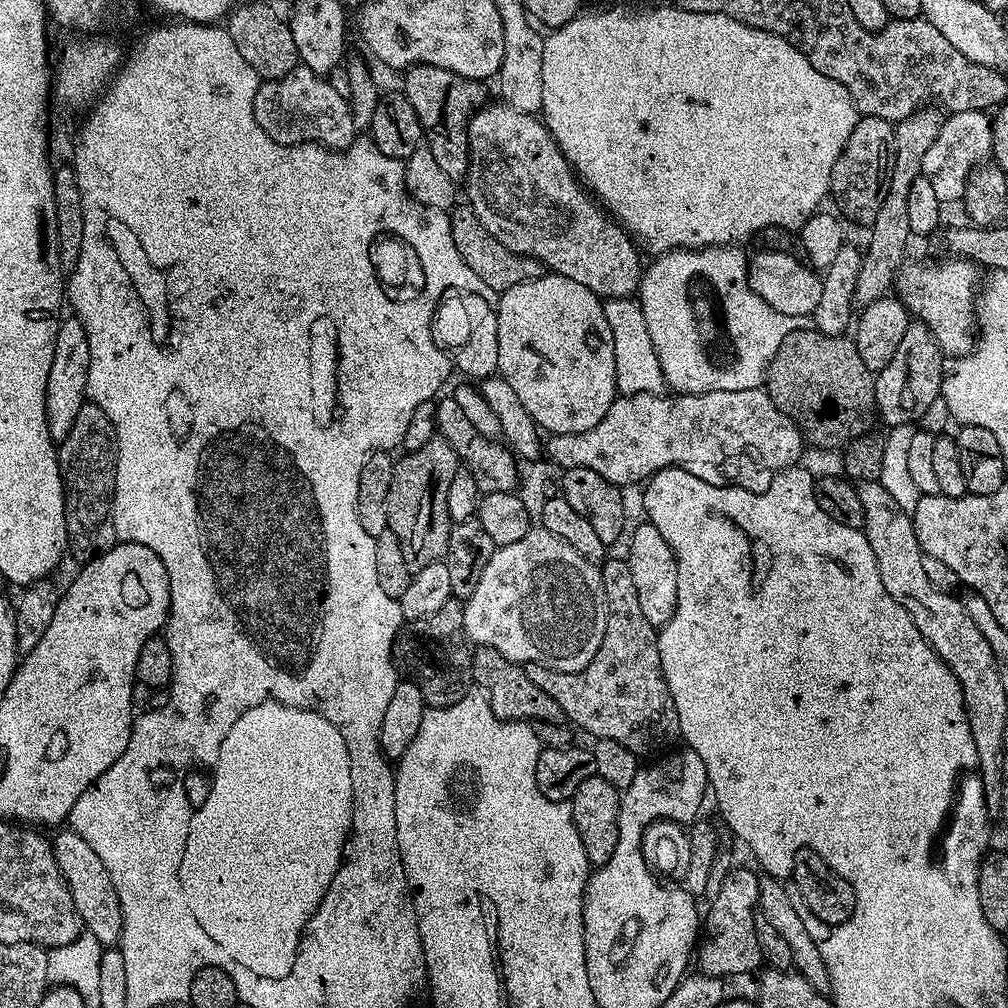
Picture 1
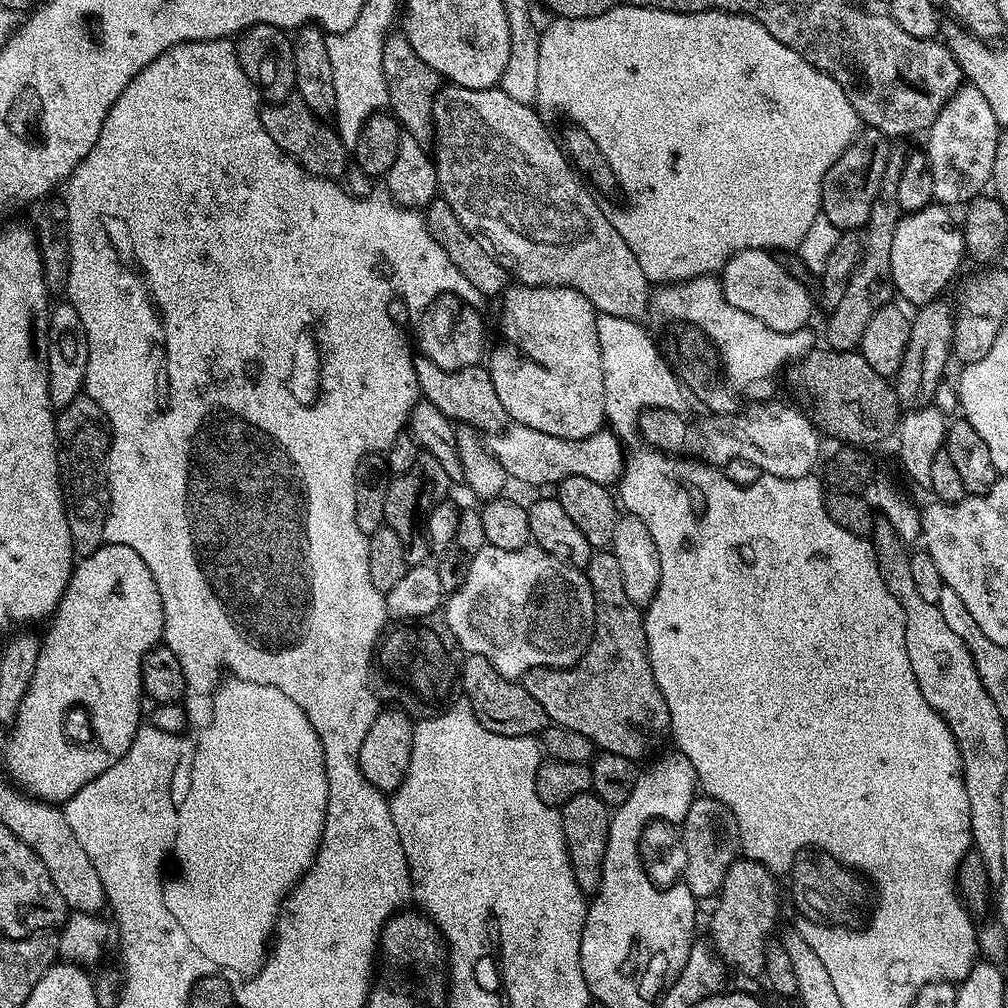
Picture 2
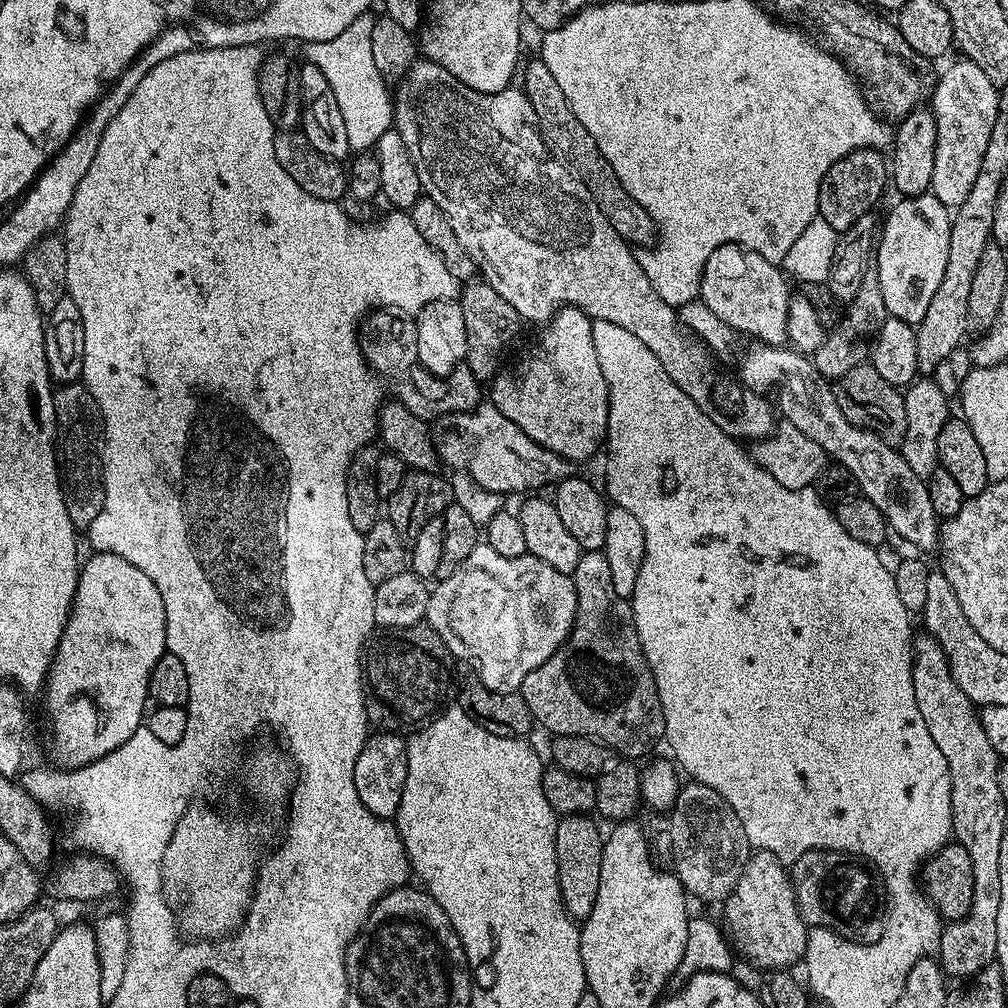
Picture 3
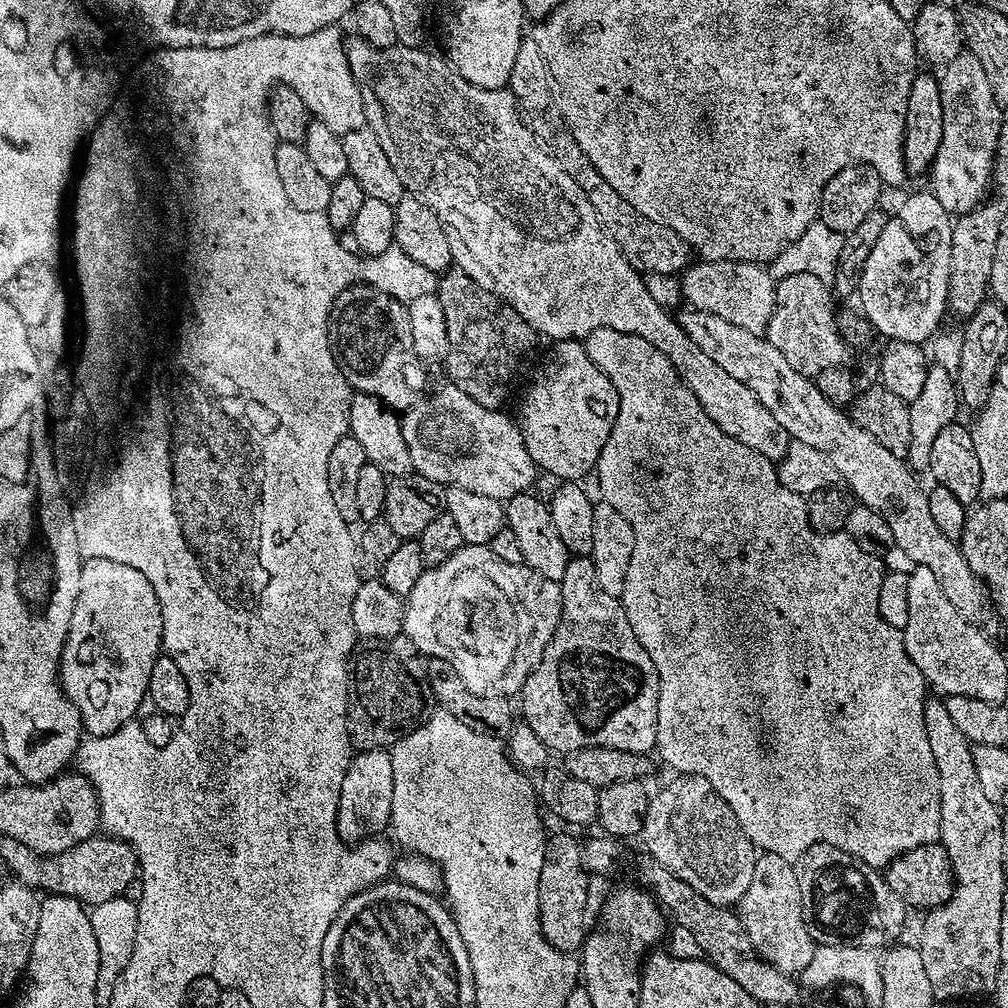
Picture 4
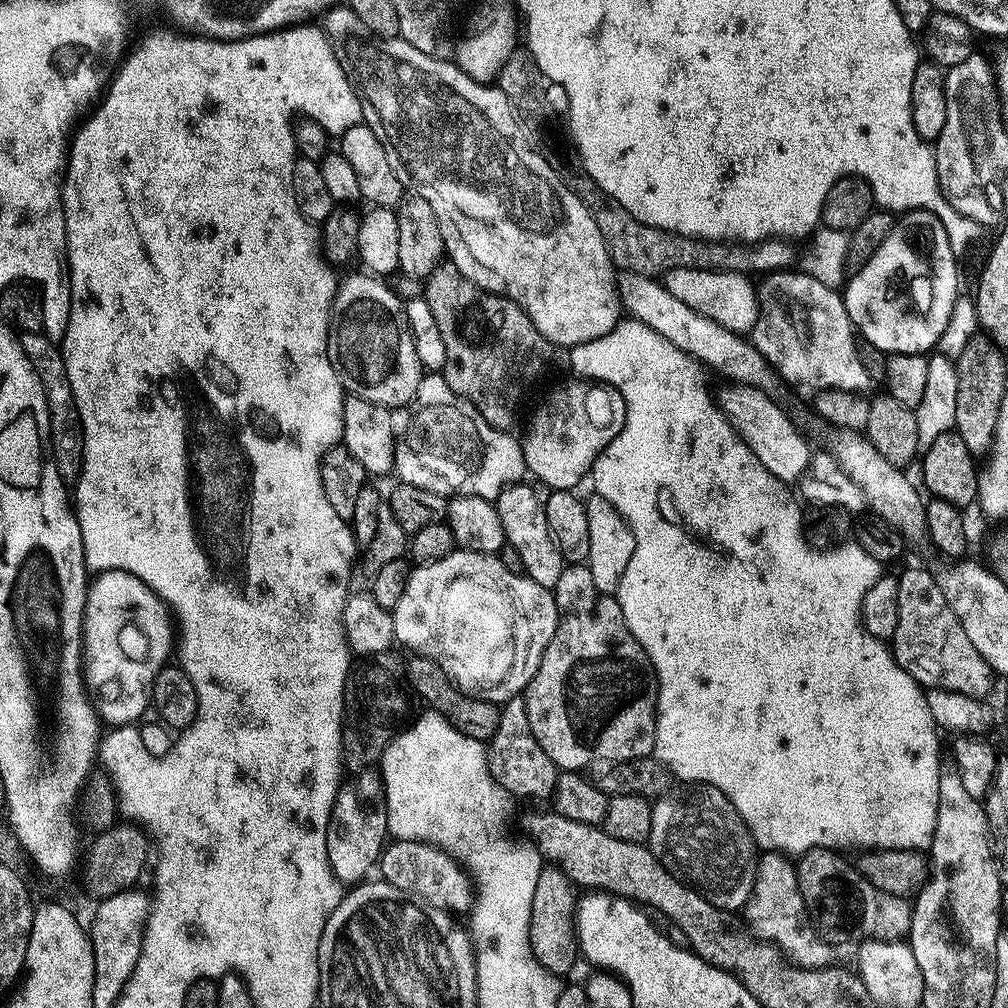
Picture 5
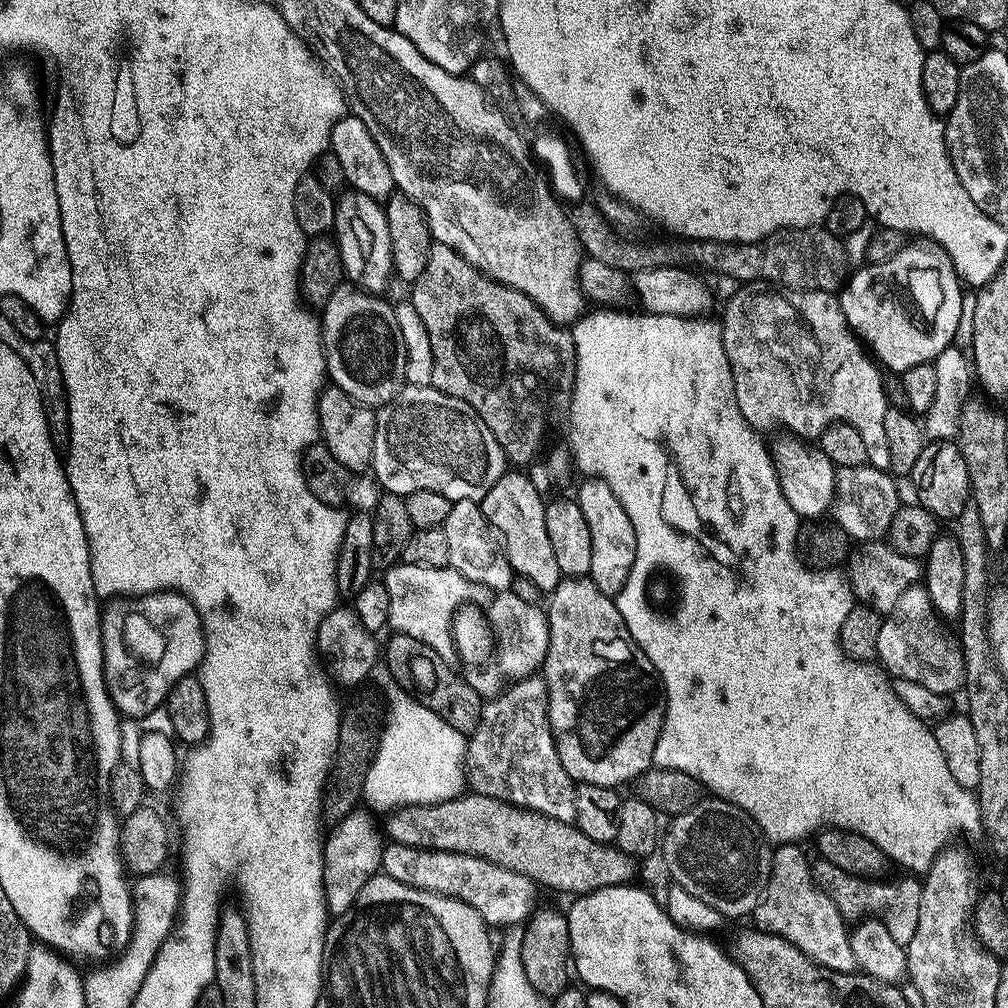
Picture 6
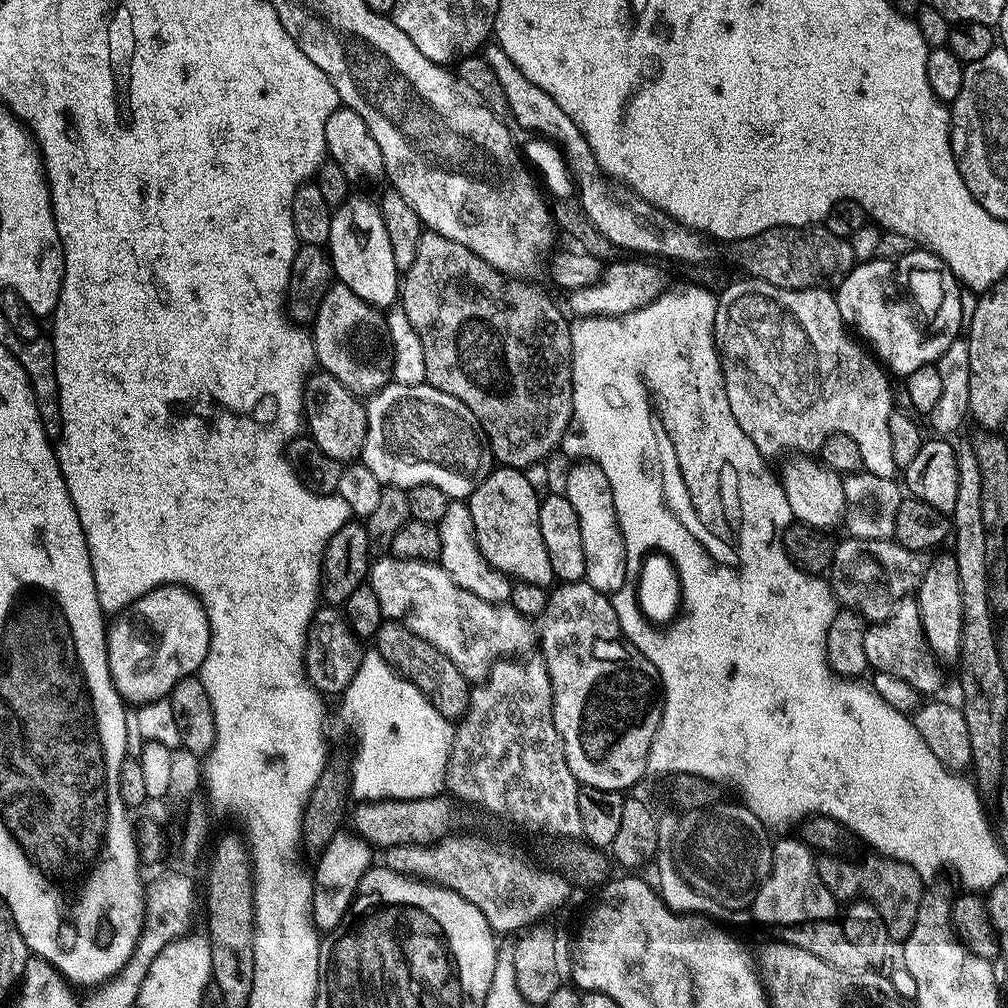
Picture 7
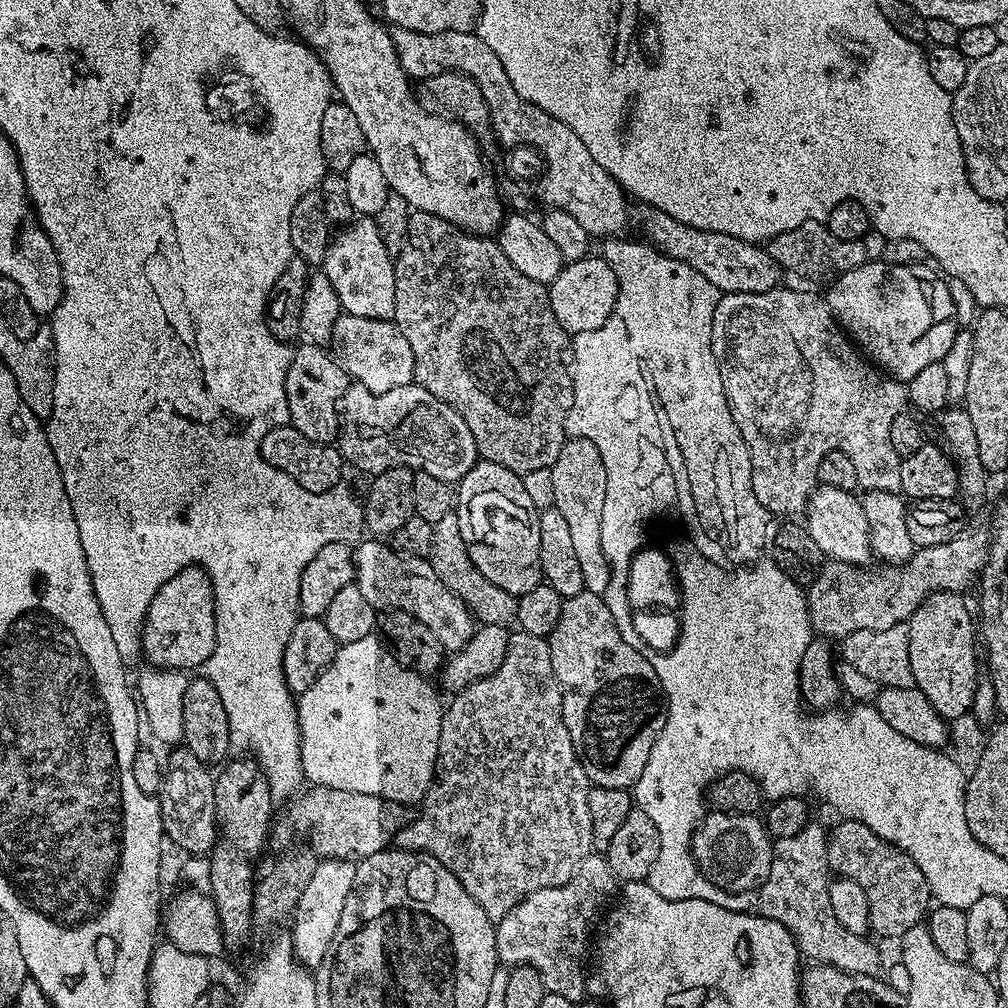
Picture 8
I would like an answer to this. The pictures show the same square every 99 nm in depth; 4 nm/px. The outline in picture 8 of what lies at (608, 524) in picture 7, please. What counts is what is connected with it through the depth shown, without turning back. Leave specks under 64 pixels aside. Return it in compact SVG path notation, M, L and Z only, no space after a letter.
M568 438L551 469L554 478L554 507L560 511L562 518L566 518L572 545L582 570L582 582L587 591L603 596L606 586L610 584L610 562L602 544L602 506L606 502L606 466L602 466L602 454L598 454L598 446L594 446L594 442L583 438Z

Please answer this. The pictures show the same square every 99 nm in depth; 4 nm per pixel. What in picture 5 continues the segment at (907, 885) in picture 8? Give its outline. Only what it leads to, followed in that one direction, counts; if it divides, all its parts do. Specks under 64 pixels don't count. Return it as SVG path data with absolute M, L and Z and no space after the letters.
M811 848L795 861L802 898L808 904L809 913L814 917L820 935L836 946L846 943L847 940L859 942L869 938L903 941L912 925L912 904L905 897L878 890L873 884L866 882L866 878L862 878L862 874L849 861L847 864L840 856L843 855L831 848Z

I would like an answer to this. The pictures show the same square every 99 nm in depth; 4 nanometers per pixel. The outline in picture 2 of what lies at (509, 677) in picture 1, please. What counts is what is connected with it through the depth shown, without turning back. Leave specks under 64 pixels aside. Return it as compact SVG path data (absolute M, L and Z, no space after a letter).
M465 655L460 670L462 692L465 692L466 703L474 710L478 722L486 726L494 734L507 736L534 736L548 727L550 721L546 710L542 710L540 703L525 690L523 683L508 680L486 658Z

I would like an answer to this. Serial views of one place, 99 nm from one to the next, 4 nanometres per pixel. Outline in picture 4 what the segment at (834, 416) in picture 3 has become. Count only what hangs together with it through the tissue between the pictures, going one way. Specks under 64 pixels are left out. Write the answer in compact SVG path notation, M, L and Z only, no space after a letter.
M691 306L685 307L685 309L684 313L679 313L678 319L682 330L686 330L686 334L690 334L690 339L713 362L718 362L718 366L722 366L722 370L726 370L726 374L730 374L730 378L738 378L738 382L742 382L742 386L746 386L755 394L762 402L762 406L766 406L766 410L770 410L770 414L774 414L774 418L778 418L780 425L787 430L789 437L795 443L814 446L814 450L822 450L822 454L826 454L826 458L830 458L830 462L834 462L834 470L838 470L841 481L853 497L859 503L878 510L878 514L882 514L882 518L886 518L891 532L894 533L894 545L898 552L900 548L901 554L906 559L912 560L911 563L915 566L927 566L933 572L938 586L942 586L942 590L945 591L946 598L950 598L950 602L954 602L956 609L964 616L976 618L976 615L983 610L984 603L986 605L989 603L989 593L974 574L974 570L970 570L959 543L953 537L942 534L942 530L938 530L938 526L930 514L928 493L923 487L920 489L919 482L912 477L915 476L913 469L909 468L901 457L890 454L890 450L886 450L886 446L882 446L882 442L874 439L866 429L858 426L841 405L827 400L822 394L822 390L818 390L815 379L811 376L803 376L801 372L794 370L794 366L790 366L790 362L786 362L786 358L782 358L782 350L775 348L763 335L750 330L742 330L742 326L734 326L734 322L726 322L726 318L718 318L718 314L699 312Z

